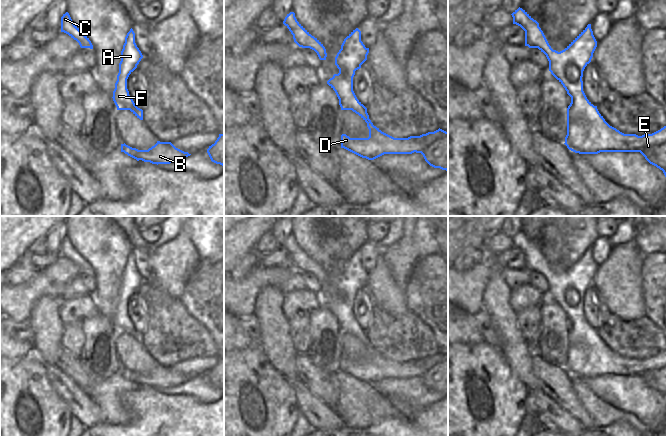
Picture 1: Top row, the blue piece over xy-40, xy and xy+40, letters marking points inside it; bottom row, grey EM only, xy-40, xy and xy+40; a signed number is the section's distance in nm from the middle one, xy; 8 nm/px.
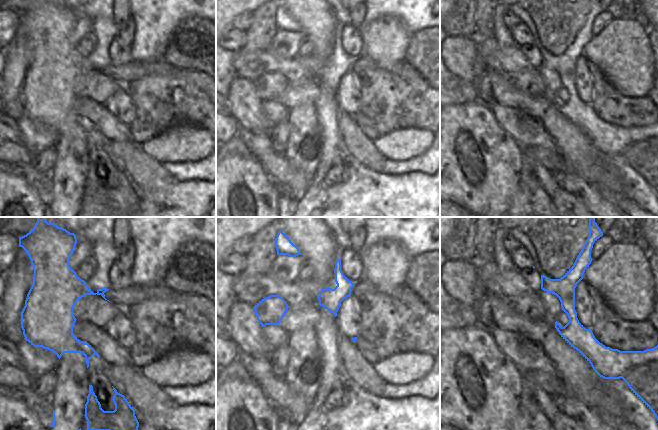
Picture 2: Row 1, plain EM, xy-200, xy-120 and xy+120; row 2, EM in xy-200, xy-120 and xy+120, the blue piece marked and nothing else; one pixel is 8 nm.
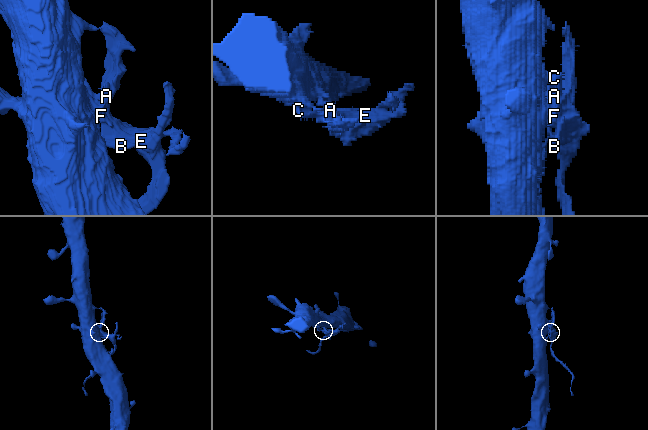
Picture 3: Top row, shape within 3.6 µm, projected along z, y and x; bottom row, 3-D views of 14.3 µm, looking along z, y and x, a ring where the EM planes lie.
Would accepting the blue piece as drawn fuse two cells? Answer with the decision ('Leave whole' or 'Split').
Split

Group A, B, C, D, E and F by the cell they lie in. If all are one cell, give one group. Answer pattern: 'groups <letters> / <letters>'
groups A B D E F / C

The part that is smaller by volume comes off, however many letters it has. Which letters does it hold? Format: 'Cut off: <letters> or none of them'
Cut off: A, B, D, E, F

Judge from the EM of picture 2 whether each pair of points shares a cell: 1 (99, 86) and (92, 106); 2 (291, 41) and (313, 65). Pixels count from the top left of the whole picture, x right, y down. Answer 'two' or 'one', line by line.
1: two
2: two

